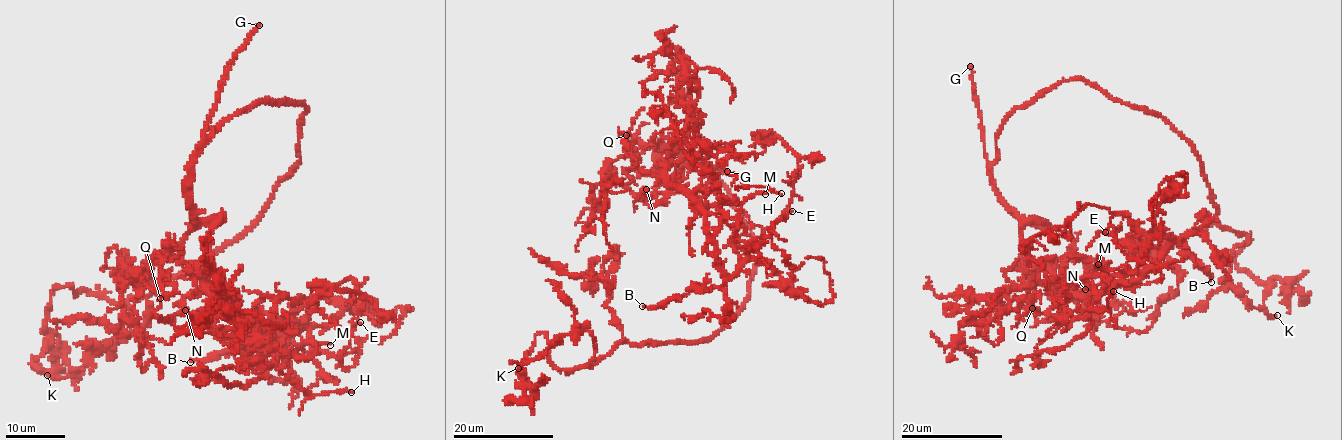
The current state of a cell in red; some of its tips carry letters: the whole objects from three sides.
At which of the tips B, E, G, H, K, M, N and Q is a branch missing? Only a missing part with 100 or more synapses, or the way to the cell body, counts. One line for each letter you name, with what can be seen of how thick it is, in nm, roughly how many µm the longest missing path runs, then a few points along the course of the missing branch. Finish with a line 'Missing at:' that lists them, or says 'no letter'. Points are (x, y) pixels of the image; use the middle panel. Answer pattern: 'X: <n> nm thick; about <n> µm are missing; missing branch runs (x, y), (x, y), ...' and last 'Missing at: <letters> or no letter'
G: 320 nm thick; about 190 µm are missing; missing branch runs (727, 171), (777, 213), (839, 240), (725, 221), (671, 199), (528, 64), (507, 57)
Missing at: G

